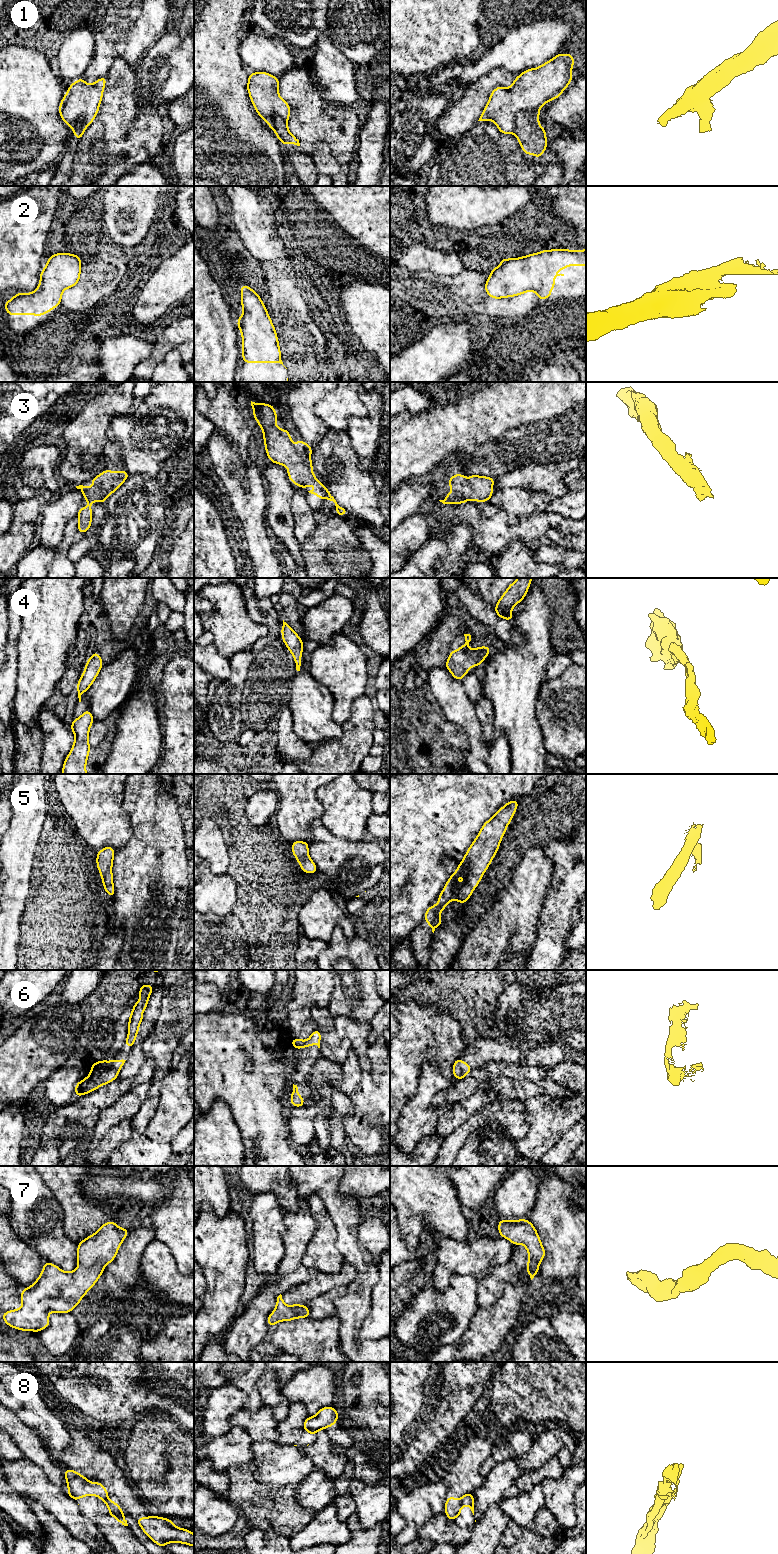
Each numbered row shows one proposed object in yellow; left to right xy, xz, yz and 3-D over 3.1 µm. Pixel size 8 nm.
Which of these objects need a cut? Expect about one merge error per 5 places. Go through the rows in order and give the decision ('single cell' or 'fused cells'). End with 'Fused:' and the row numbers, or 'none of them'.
1: fused cells
2: single cell
3: single cell
4: single cell
5: single cell
6: single cell
7: single cell
8: fused cells
Fused: 1, 8

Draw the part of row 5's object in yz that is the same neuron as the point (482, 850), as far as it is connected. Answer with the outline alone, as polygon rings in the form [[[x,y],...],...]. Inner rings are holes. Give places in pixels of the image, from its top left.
[[[519,800],[509,801],[483,824],[455,873],[449,877],[444,885],[443,891],[438,896],[438,903],[428,907],[423,920],[429,924],[433,933],[443,922],[439,914],[451,900],[457,900],[463,904],[470,898],[494,859],[518,804]]]

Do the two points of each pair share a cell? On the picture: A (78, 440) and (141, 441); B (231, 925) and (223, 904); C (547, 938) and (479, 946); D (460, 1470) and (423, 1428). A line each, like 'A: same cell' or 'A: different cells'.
A: different cells
B: different cells
C: different cells
D: different cells

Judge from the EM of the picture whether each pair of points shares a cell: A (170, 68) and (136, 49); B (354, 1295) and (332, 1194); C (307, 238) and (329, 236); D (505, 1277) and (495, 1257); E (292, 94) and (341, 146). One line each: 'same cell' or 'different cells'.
A: different cells
B: same cell
C: same cell
D: different cells
E: same cell

